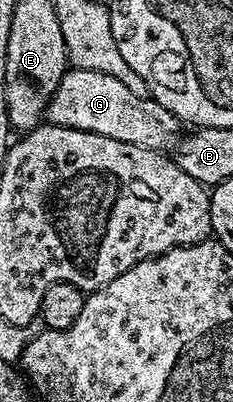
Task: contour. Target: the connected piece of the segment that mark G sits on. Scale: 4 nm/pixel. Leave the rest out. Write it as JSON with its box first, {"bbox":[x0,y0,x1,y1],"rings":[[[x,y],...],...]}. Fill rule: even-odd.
{"bbox":[44,69,180,151],"rings":[[[67,69],[52,100],[46,105],[44,118],[51,126],[76,128],[156,151],[166,148],[162,146],[169,147],[180,134],[179,118],[168,112],[164,104],[149,96],[131,92],[125,84],[116,80],[116,76],[91,70]]]}

